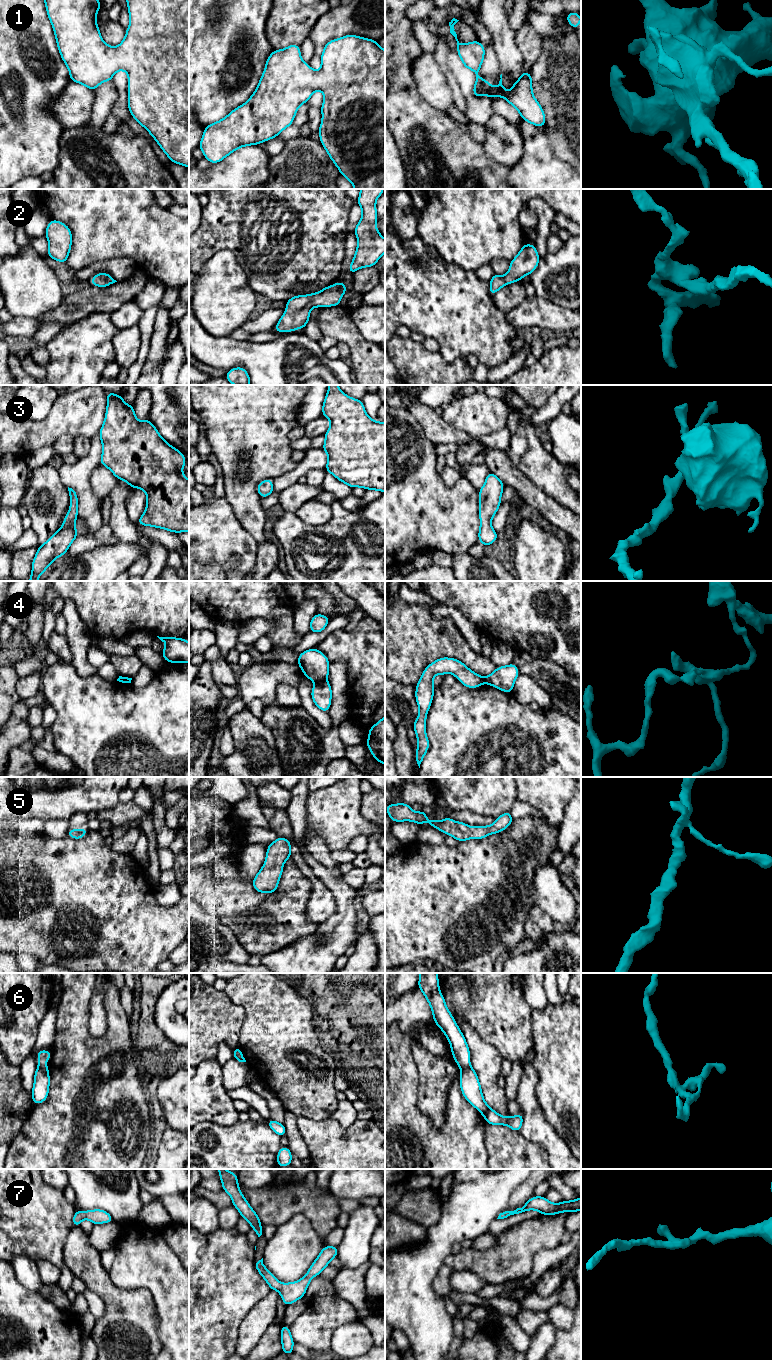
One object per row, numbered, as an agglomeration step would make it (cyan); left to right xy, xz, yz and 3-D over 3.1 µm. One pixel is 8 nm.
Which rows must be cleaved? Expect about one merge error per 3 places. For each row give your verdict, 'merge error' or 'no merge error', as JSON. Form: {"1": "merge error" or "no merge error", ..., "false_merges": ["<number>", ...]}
{"1": "no merge error", "2": "no merge error", "3": "no merge error", "4": "merge error", "5": "no merge error", "6": "merge error", "7": "no merge error", "false_merges": ["4", "6"]}

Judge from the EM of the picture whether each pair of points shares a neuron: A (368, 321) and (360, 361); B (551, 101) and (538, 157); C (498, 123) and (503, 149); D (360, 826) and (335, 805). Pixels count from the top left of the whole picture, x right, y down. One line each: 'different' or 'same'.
A: different
B: different
C: same
D: same

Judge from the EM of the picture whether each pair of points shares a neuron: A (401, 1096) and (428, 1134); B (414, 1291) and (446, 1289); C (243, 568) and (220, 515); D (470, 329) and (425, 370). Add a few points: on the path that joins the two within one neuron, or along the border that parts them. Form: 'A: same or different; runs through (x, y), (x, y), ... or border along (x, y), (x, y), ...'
A: same; runs through (401, 1105), (421, 1125)
B: different; border along (440, 1268), (432, 1280), (432, 1288), (444, 1299)
C: same; runs through (239, 555), (220, 534), (220, 528)
D: different; border along (438, 351), (447, 361), (464, 357)

